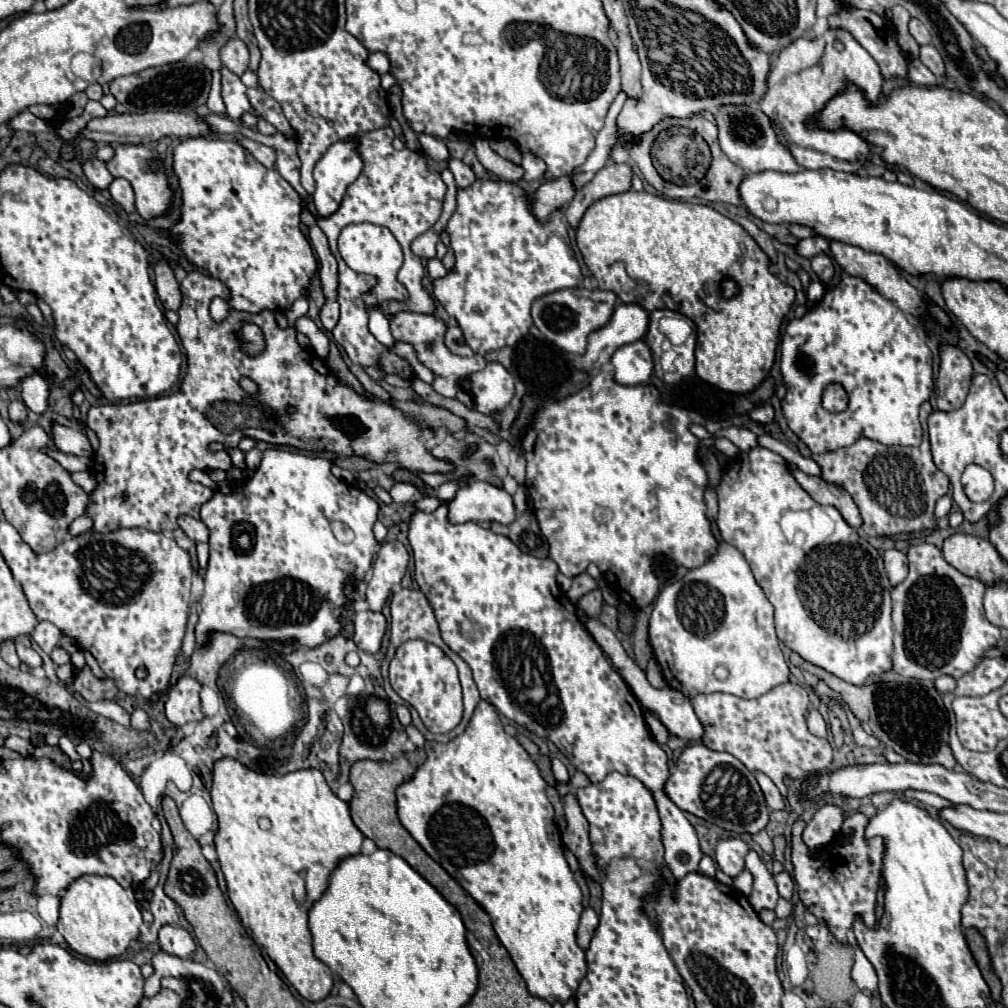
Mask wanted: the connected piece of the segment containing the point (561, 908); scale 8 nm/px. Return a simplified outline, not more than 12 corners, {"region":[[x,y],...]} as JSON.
{"region":[[481,701],[397,787],[531,995],[587,973],[547,783]]}

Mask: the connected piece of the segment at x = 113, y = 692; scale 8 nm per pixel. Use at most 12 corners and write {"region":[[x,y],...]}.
{"region":[[85,665],[73,677],[71,689],[85,701],[115,699],[117,685],[99,679]]}

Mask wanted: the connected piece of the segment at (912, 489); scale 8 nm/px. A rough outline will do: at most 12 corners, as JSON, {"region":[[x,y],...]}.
{"region":[[861,439],[813,455],[883,537],[935,527],[949,493],[929,449]]}

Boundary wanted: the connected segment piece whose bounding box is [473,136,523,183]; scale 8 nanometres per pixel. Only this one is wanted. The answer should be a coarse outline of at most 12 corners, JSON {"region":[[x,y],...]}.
{"region":[[488,138],[473,144],[477,159],[499,179],[517,183],[523,167],[499,157]]}

